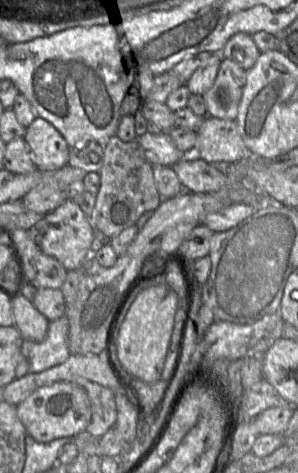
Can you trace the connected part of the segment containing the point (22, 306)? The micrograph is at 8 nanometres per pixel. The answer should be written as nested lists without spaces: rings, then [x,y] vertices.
[[[18,292],[11,293],[7,297],[11,299],[14,325],[23,338],[42,342],[47,336],[49,320],[31,301]]]

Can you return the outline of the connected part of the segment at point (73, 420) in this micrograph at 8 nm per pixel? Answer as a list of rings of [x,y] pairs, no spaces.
[[[55,382],[36,389],[16,406],[16,412],[27,434],[39,443],[74,438],[85,432],[91,421],[91,406],[86,391],[69,382]]]

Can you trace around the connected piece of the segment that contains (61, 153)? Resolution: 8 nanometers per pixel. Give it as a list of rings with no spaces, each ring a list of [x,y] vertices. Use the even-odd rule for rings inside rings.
[[[36,117],[26,128],[24,140],[36,168],[51,171],[68,164],[69,145],[60,132],[45,119]]]

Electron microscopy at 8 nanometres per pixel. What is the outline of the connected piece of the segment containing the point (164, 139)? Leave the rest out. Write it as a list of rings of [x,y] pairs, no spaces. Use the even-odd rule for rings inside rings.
[[[146,132],[136,139],[142,147],[146,159],[152,165],[173,166],[186,156],[175,146],[168,132],[160,135]]]

